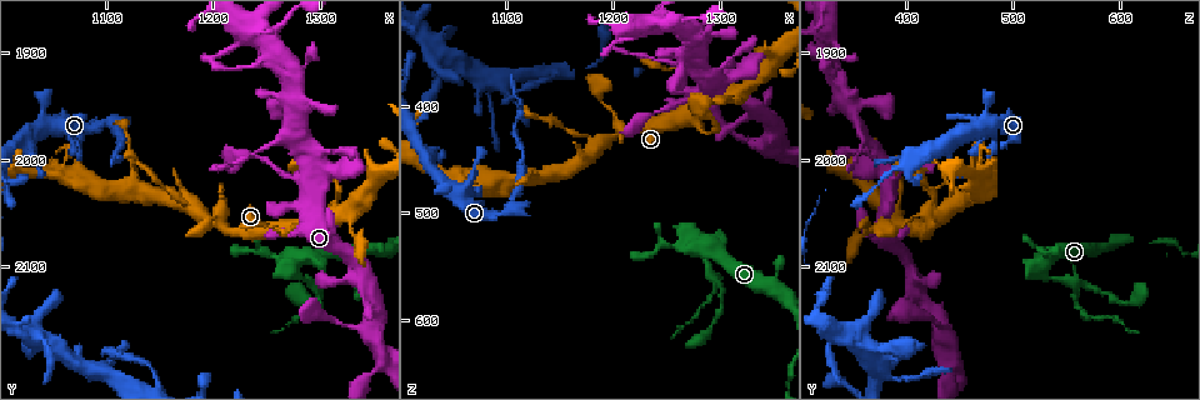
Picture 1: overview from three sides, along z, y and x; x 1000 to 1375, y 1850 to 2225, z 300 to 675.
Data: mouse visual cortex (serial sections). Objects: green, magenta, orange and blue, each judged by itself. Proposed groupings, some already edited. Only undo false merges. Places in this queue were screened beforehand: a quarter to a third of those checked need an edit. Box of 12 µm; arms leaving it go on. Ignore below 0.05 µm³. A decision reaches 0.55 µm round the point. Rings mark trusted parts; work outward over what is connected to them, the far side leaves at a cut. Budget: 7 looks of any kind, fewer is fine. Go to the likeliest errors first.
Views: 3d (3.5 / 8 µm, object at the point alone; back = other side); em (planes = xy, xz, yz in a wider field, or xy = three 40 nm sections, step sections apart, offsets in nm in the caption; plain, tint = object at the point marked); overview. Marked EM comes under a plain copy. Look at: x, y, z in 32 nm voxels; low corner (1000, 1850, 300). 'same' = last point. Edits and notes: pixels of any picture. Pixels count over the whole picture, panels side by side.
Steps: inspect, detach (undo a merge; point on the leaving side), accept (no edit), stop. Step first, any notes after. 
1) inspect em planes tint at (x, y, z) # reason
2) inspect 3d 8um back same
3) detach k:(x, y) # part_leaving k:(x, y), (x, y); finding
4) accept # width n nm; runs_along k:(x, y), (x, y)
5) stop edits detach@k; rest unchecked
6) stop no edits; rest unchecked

inspect 3d 3.5um at (1108, 1968, 484) # sharp bend

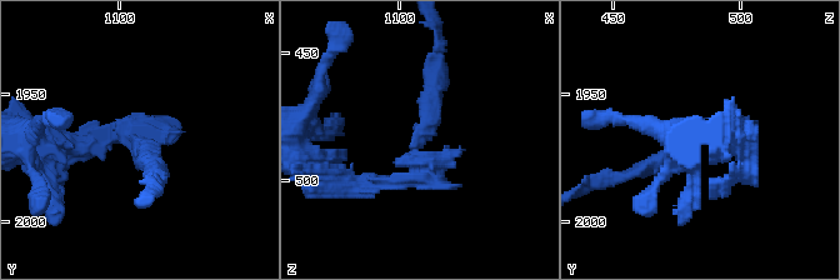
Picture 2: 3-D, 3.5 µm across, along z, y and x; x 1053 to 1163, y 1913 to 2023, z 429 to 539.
inspect em xy step 1 tint at (1108, 1968, 487)

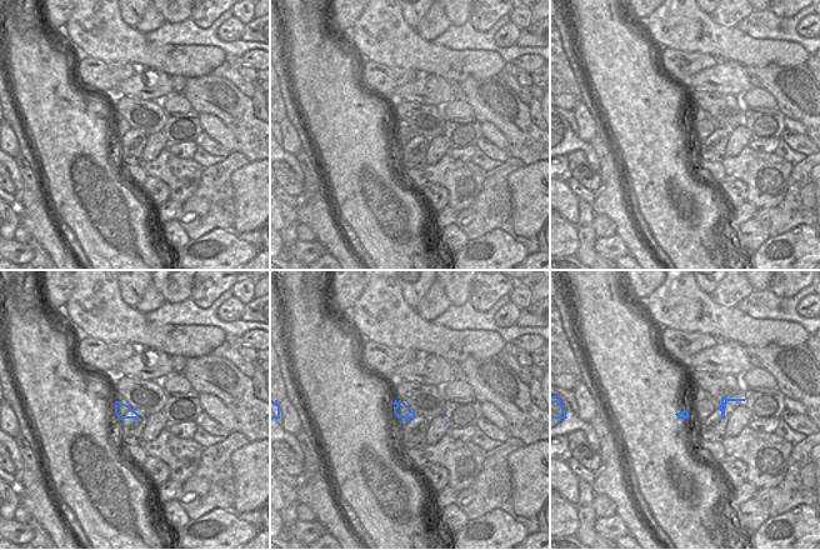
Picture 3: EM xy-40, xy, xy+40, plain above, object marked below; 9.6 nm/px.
detach 2:(431, 113) # arm_widths 200, 200 nm; part_leaving 2:(418, 150), (436, 83), (436, 41); two cells meet here

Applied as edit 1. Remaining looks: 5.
inspect 3d 3.5um back at (1186, 2048, 438) # a fork

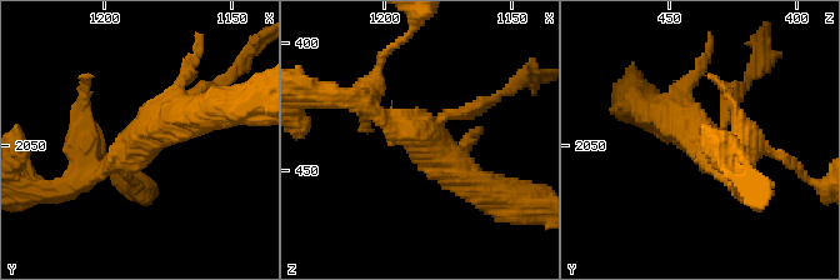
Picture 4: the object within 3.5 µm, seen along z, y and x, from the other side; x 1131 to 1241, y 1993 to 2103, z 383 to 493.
detach 4:(483, 103) # arms 3; arm_widths 200, 250, 450 nm; part_leaving 4:(449, 114), (475, 111), (529, 79); two cells meet here

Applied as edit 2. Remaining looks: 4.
inspect 3d 8um at (1272, 2098, 530) # abrupt turn

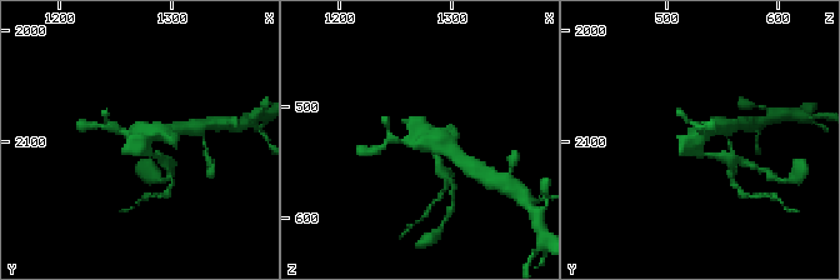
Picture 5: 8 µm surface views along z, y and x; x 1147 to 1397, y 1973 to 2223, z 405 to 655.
inspect 3d 3.5um at (1274, 2096, 528)

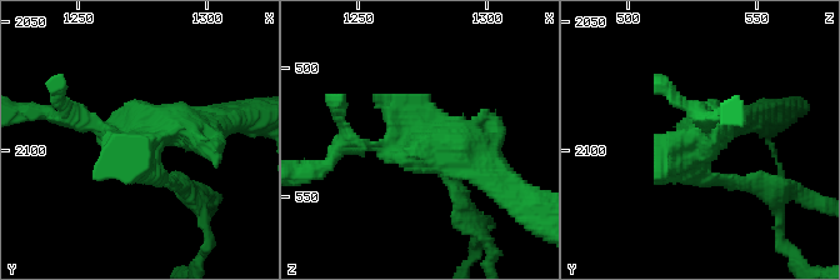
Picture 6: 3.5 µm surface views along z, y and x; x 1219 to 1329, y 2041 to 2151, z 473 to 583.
inspect em xy step 3 tint at (1275, 2098, 528) # need the tissue

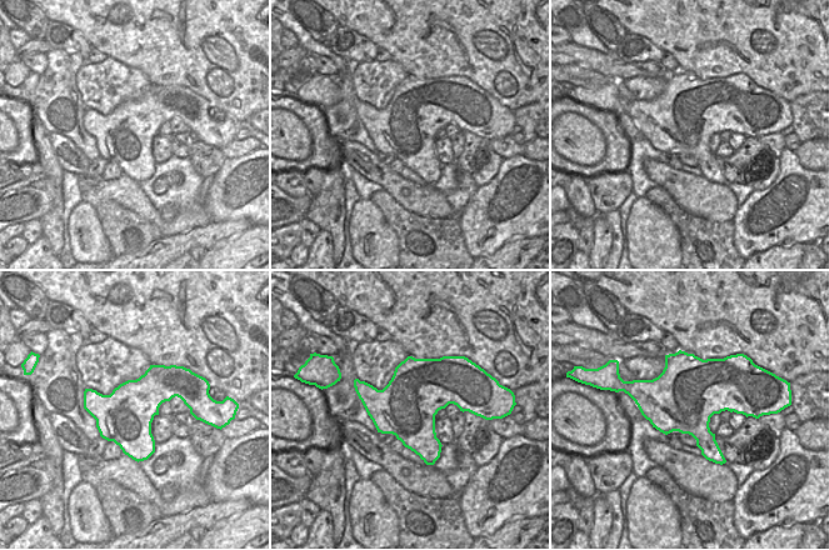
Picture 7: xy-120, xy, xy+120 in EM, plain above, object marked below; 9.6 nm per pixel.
accept # runs_along 6:(215, 123), (143, 141), (174, 184); continuous, no second cell

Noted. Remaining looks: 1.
stop edits detach@2, detach@4; rest unchecked

